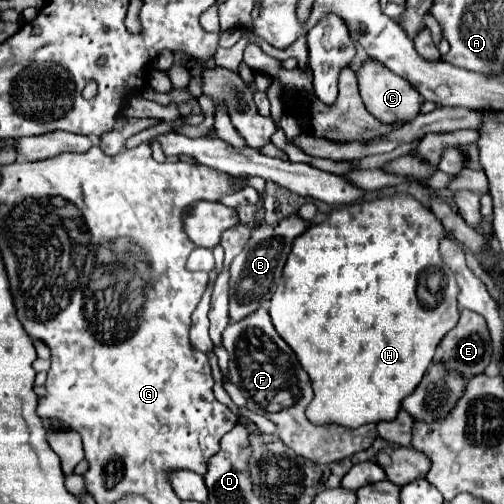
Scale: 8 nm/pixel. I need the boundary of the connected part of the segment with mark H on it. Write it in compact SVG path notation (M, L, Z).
M396 194L390 198L378 198L372 202L356 202L356 204L350 204L346 208L332 210L324 222L310 226L310 230L306 230L302 236L298 236L294 240L292 252L288 254L288 262L286 262L284 272L282 272L280 286L274 292L272 302L270 302L270 318L274 322L276 332L290 344L290 348L296 352L302 368L308 372L308 376L312 380L314 400L306 408L306 418L310 422L314 422L318 426L338 424L344 428L358 428L358 426L368 424L368 422L378 424L382 420L396 418L402 398L406 398L414 392L414 388L422 380L426 368L434 360L436 346L458 322L458 302L456 302L458 286L456 286L452 270L442 262L440 252L438 252L442 234L444 234L444 228L442 228L440 220L430 210L426 210L414 196Z

